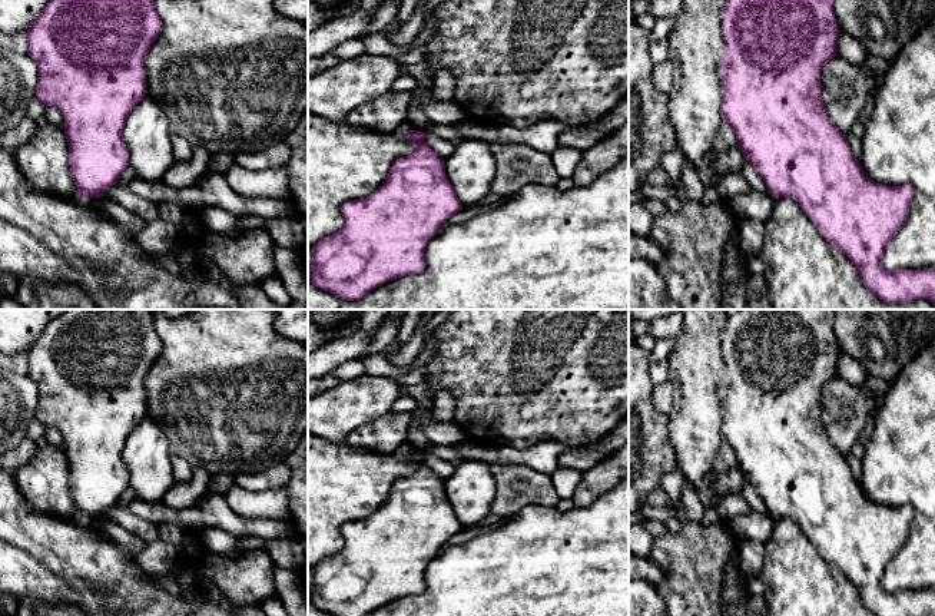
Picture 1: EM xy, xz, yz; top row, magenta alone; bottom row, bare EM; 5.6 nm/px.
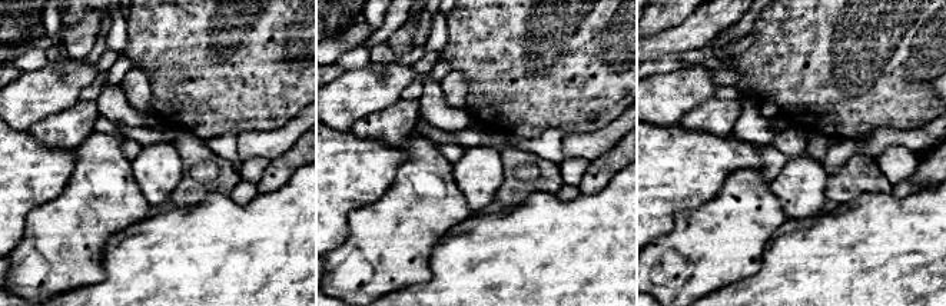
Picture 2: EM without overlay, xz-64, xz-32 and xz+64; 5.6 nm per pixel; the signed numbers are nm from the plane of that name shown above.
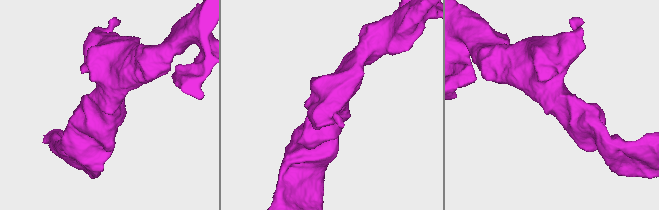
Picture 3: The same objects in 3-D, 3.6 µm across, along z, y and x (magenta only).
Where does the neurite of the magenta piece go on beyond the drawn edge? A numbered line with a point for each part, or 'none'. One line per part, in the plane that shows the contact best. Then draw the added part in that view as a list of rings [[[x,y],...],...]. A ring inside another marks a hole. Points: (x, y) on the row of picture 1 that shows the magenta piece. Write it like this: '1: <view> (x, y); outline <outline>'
none

